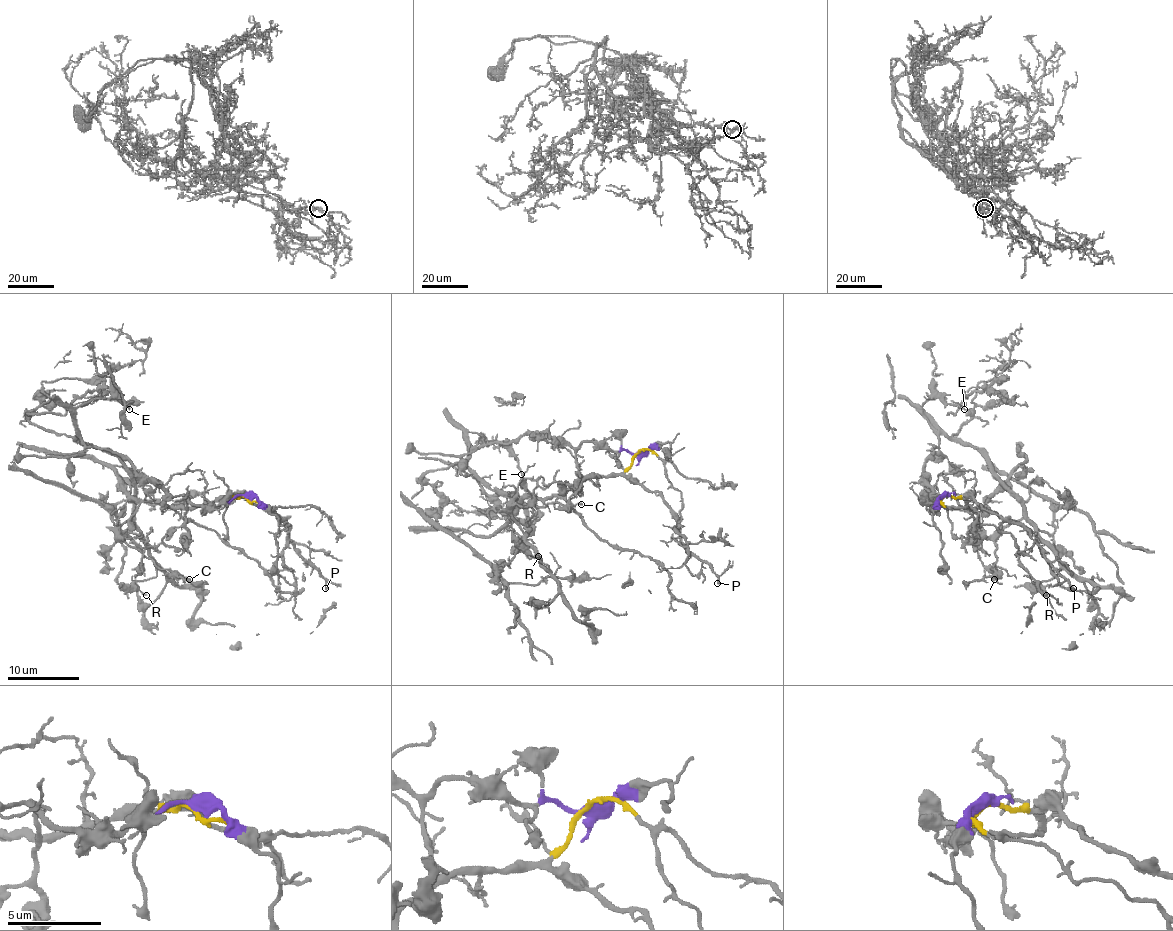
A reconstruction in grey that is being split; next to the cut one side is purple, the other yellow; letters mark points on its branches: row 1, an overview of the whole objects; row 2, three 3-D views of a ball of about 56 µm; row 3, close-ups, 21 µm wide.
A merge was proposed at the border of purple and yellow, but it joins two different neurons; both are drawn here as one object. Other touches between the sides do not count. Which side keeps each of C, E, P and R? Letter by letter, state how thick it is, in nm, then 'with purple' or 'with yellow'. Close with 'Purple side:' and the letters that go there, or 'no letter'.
C: calibre 190 nm; with purple
E: calibre 140 nm; with purple
P: calibre 220 nm; with yellow
R: calibre 150 nm; with purple
Purple side: C, E, R

